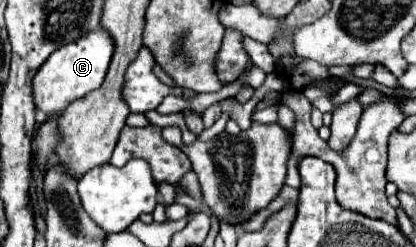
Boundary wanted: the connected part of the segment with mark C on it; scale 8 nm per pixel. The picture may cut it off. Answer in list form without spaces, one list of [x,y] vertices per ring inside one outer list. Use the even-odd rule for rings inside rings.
[[[91,31],[91,35],[85,35],[73,43],[67,43],[65,47],[57,49],[35,73],[33,77],[33,99],[35,99],[35,109],[45,115],[51,117],[63,109],[67,109],[69,103],[73,103],[75,99],[87,95],[89,91],[101,87],[109,61],[113,55],[113,43],[111,37],[103,31]]]

